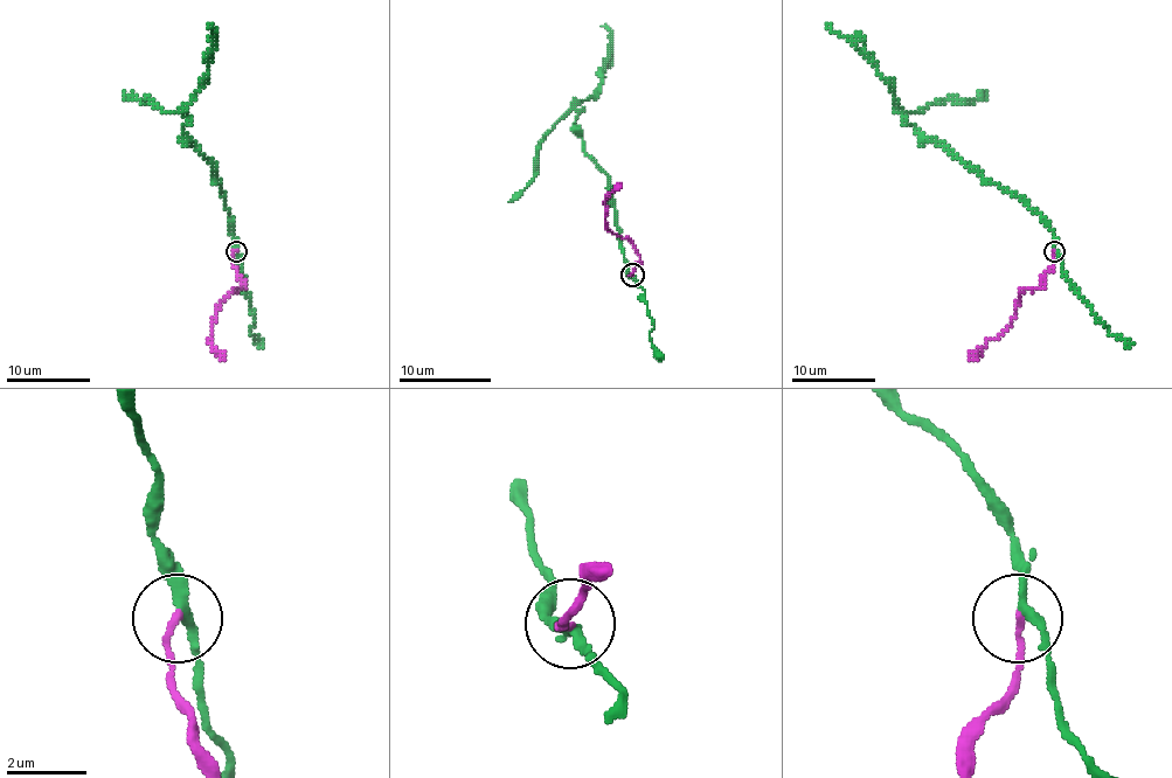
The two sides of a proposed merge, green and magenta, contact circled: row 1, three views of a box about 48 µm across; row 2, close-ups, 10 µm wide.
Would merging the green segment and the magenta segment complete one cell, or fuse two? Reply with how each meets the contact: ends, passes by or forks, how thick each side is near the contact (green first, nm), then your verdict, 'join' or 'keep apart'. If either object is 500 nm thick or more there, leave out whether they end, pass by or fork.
green passes by; magenta ends; calibres 240 and 160 nm; keep apart

